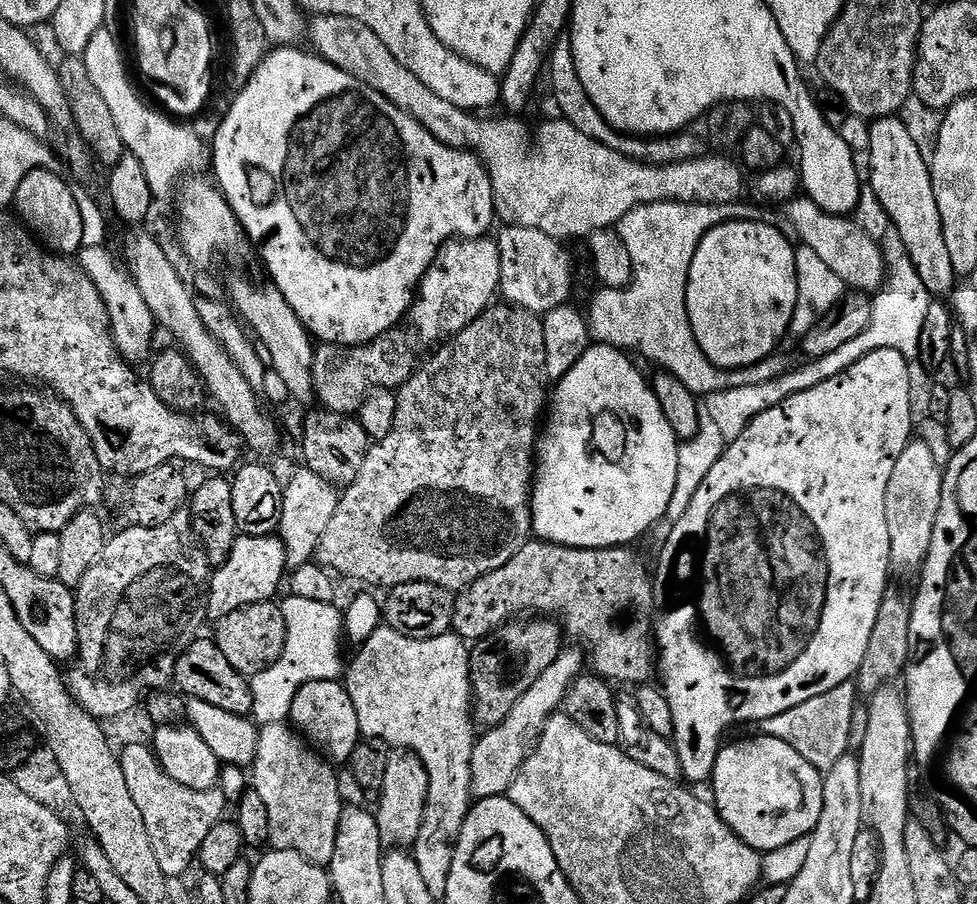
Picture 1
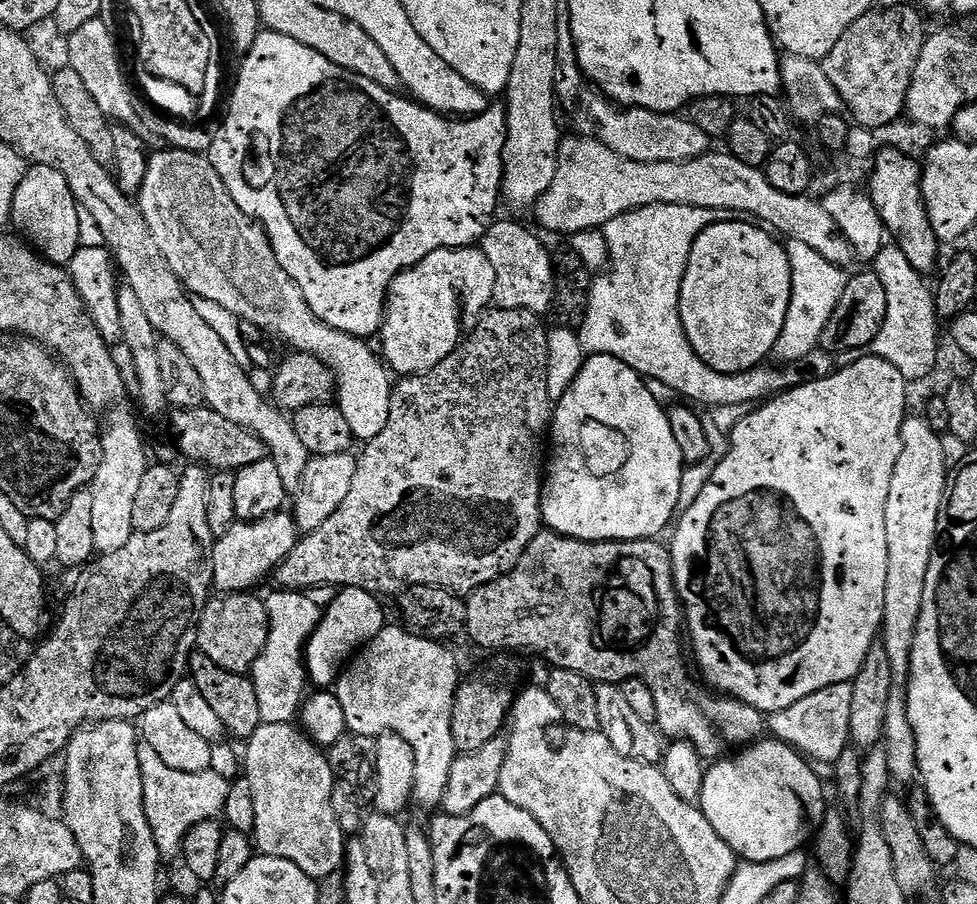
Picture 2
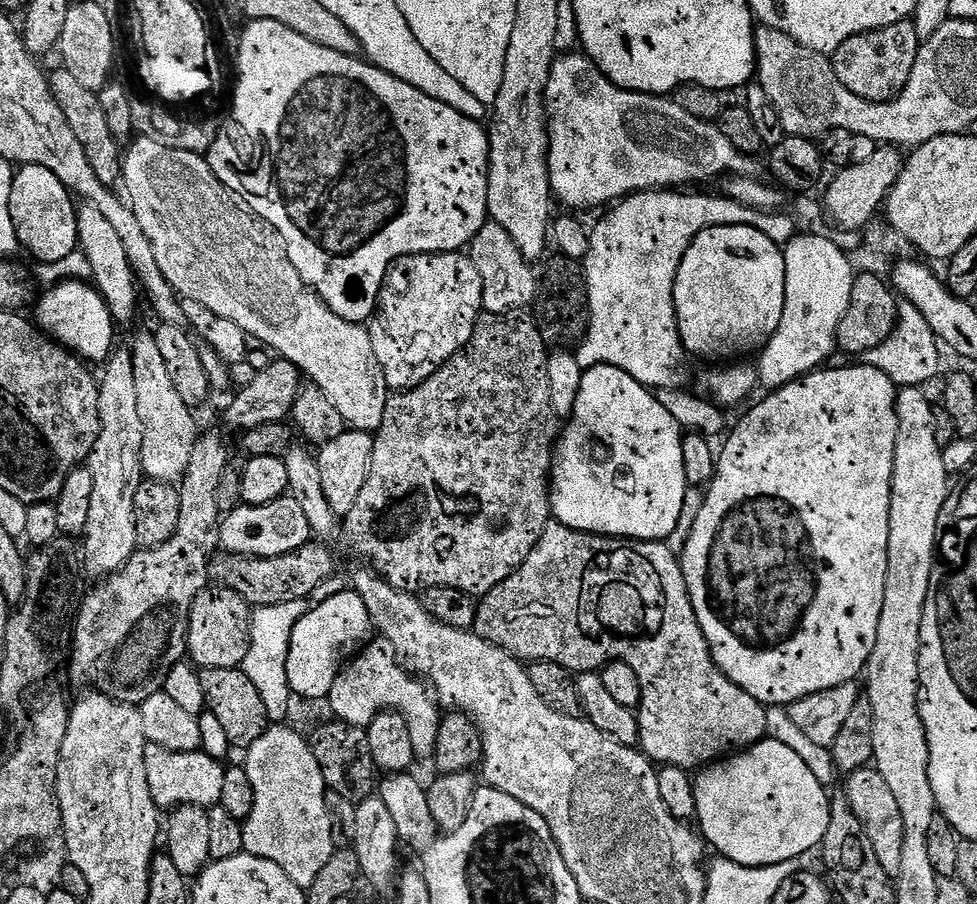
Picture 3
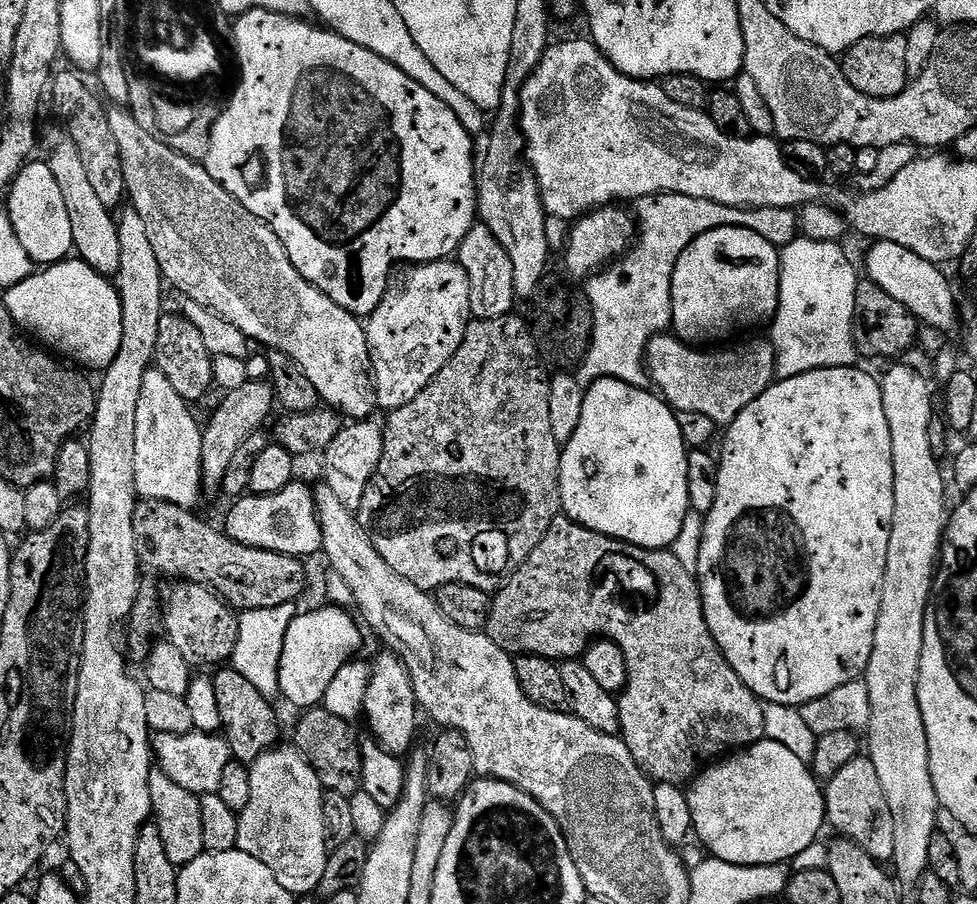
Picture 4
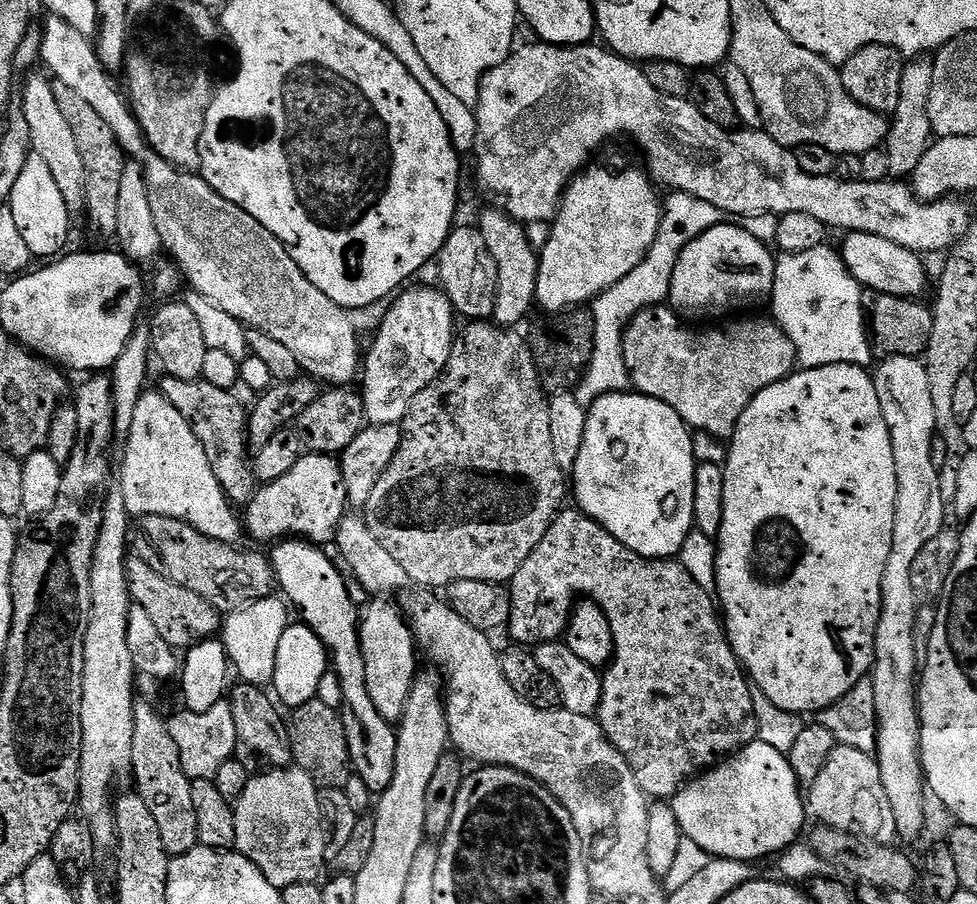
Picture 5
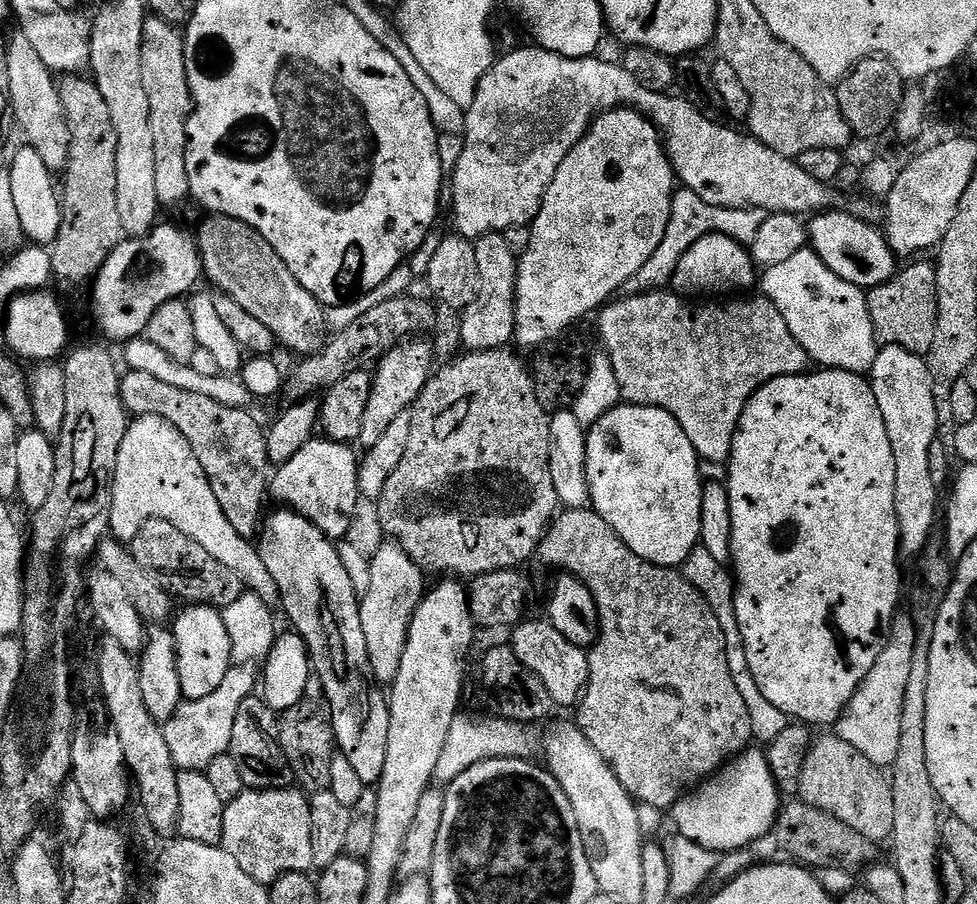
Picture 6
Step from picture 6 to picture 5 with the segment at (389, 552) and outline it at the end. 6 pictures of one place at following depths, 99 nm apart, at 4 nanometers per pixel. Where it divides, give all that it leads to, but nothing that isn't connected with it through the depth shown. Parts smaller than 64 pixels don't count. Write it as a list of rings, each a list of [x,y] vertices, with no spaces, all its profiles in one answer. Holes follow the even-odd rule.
[[[392,598],[373,599],[359,617],[358,631],[362,658],[366,662],[366,690],[370,690],[370,699],[378,714],[390,722],[398,722],[406,710],[410,690],[416,685],[416,638],[401,605]]]

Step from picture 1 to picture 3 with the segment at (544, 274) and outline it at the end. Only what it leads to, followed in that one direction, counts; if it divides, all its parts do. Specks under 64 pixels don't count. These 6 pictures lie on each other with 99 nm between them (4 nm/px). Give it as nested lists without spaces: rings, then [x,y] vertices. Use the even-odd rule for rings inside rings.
[[[491,222],[473,238],[470,245],[470,259],[482,278],[482,302],[484,312],[502,314],[513,310],[524,310],[536,302],[538,272],[528,259],[514,246],[510,234],[502,226]]]

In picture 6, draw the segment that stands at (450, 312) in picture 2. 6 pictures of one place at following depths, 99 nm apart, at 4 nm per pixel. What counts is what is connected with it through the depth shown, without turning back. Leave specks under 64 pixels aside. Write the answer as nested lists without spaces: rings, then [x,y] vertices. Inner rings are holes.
[[[413,338],[399,344],[397,348],[387,352],[376,365],[372,400],[366,408],[366,422],[362,422],[362,434],[359,439],[359,443],[364,444],[365,449],[376,445],[382,434],[390,430],[394,418],[398,418],[398,414],[409,411],[428,385],[434,367],[432,368],[432,348],[426,341],[427,339],[424,338]]]

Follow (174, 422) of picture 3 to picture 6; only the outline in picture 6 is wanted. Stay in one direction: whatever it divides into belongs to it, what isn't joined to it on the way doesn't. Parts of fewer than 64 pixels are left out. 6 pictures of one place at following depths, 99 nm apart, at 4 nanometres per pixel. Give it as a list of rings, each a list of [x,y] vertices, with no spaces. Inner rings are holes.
[[[137,416],[129,423],[126,438],[118,449],[118,466],[114,470],[112,487],[112,517],[110,532],[121,542],[130,542],[146,526],[146,522],[161,520],[178,526],[186,538],[194,538],[210,558],[222,562],[226,570],[234,570],[242,578],[245,589],[270,606],[281,603],[278,582],[266,570],[260,549],[252,540],[242,538],[222,514],[214,490],[202,470],[202,462],[194,454],[190,442],[170,422],[157,416]]]

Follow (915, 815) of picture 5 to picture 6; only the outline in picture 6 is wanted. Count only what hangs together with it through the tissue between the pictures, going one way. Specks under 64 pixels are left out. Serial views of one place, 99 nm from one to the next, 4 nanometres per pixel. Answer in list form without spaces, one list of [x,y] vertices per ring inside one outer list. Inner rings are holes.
[[[884,346],[876,353],[876,361],[870,373],[870,383],[874,398],[878,398],[878,410],[886,422],[886,434],[890,434],[890,450],[894,450],[894,502],[896,517],[900,527],[900,551],[905,557],[919,557],[920,553],[933,539],[932,527],[937,527],[936,503],[940,496],[934,477],[930,474],[930,446],[934,446],[938,430],[937,411],[934,408],[934,395],[930,374],[927,372],[925,357],[910,354],[902,346]]]

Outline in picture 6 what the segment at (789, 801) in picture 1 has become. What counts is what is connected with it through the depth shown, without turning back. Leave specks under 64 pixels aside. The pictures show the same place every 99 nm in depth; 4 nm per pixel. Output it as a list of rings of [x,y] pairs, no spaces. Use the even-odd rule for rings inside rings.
[[[752,746],[728,761],[719,772],[685,792],[683,798],[672,805],[670,815],[679,835],[707,851],[725,854],[746,848],[771,833],[781,807],[782,793],[772,781],[768,757],[759,747]]]

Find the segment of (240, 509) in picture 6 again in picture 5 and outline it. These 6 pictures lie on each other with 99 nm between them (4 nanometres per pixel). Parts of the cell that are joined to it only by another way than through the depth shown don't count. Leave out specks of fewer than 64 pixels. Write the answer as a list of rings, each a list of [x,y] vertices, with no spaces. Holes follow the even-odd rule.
[[[164,376],[158,384],[158,390],[190,422],[198,442],[206,450],[206,458],[210,458],[210,466],[228,495],[229,500],[236,506],[247,506],[256,493],[258,481],[252,471],[253,457],[248,446],[248,418],[246,408],[240,405],[235,391],[218,386],[210,386],[205,380],[183,380],[173,376]]]

